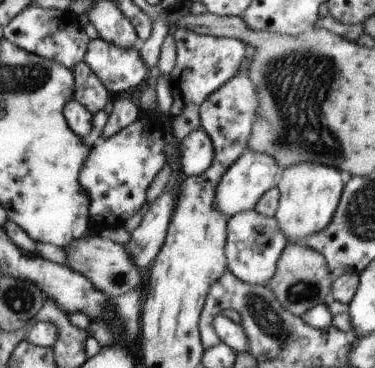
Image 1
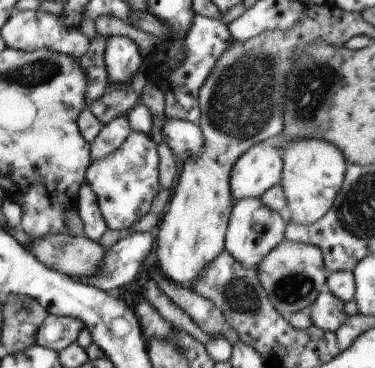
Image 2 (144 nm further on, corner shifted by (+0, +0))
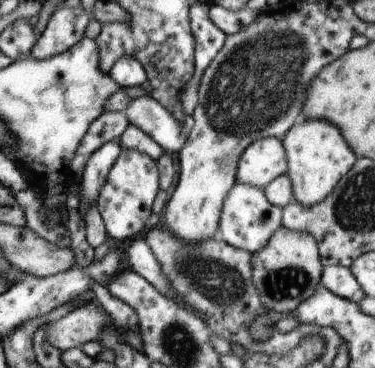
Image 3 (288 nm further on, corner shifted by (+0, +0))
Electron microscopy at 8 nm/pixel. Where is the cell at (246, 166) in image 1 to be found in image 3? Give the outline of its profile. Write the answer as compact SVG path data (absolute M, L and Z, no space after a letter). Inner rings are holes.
M263 138L249 144L239 158L235 184L247 184L253 188L265 188L275 178L287 172L287 158L281 140Z

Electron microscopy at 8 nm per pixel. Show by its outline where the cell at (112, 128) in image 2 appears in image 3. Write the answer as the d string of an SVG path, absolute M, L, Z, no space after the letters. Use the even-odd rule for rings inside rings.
M107 142L103 144L97 152L91 154L91 158L85 162L85 168L83 168L83 174L79 178L79 188L81 188L81 202L85 204L79 204L79 214L83 216L87 204L93 204L107 180L107 174L109 174L109 168L113 166L113 162L117 160L117 156L121 154L123 146L117 142Z

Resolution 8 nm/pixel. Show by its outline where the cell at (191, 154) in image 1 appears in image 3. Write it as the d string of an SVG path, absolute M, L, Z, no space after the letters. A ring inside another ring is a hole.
M141 96L133 100L129 108L125 108L125 116L129 124L143 130L153 142L157 142L165 154L179 154L179 150L187 142L187 136L183 134L183 124L175 120L175 116L151 96Z

